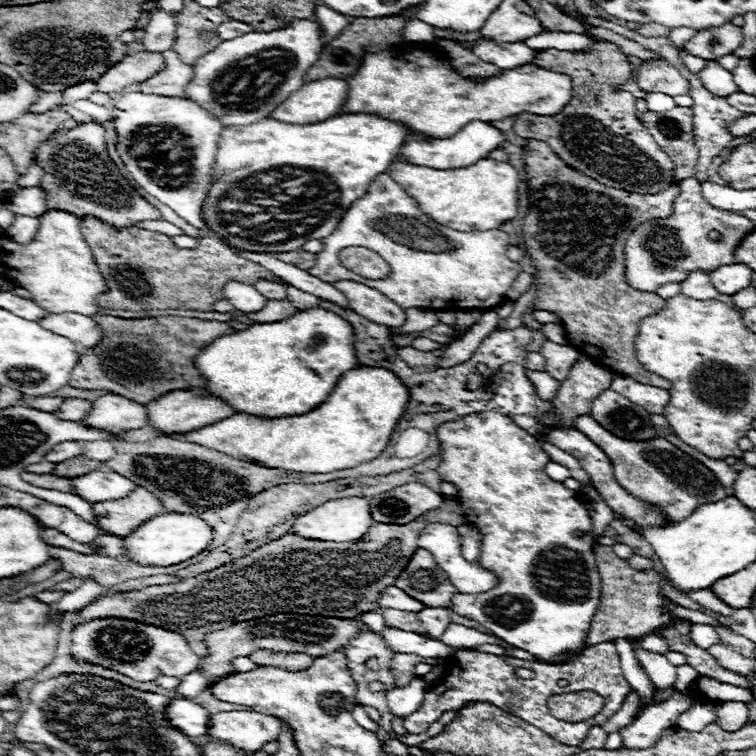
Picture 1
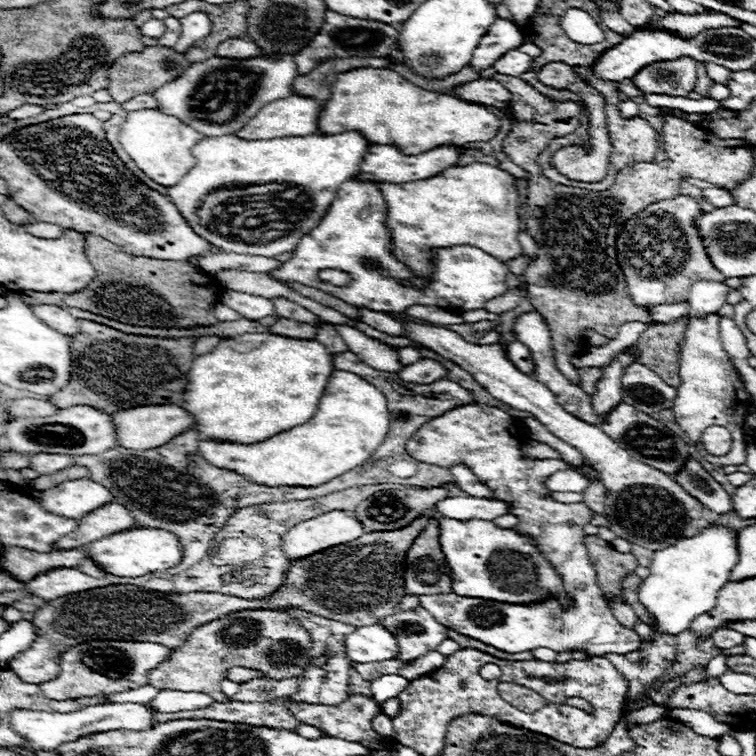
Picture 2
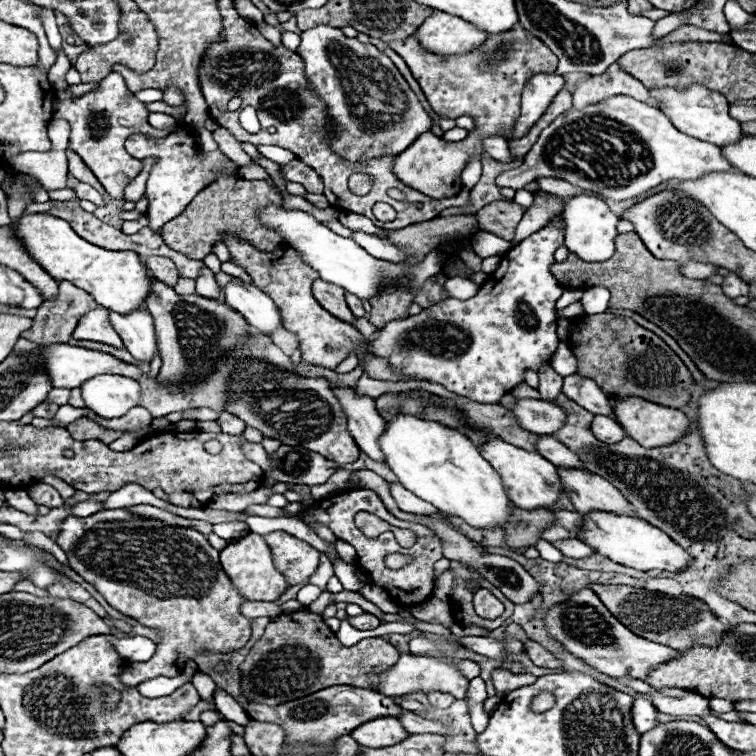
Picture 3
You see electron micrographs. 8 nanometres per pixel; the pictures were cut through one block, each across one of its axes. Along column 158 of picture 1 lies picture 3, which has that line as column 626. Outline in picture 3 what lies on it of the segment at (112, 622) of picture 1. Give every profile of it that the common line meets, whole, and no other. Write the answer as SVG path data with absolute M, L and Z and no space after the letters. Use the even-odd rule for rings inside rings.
M588 588L572 594L566 602L552 606L544 616L544 624L548 628L548 634L556 636L556 640L560 640L560 644L564 644L564 648L568 648L570 654L574 654L594 670L608 674L612 678L630 676L644 680L650 668L662 664L664 660L672 660L680 656L678 650L672 650L668 646L632 634L604 608L598 596Z

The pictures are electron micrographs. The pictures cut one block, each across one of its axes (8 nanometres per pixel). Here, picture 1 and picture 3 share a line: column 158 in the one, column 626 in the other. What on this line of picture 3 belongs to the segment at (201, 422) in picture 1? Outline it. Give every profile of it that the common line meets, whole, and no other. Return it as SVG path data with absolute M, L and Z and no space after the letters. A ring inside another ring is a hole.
M638 396L616 398L616 400L612 400L612 406L614 406L616 422L628 432L628 436L632 440L636 440L644 448L658 448L658 446L664 446L664 444L672 444L674 440L680 440L680 436L684 436L690 428L690 420L686 418L684 412L680 412L676 408L668 408L668 406L648 402L648 400L638 398Z

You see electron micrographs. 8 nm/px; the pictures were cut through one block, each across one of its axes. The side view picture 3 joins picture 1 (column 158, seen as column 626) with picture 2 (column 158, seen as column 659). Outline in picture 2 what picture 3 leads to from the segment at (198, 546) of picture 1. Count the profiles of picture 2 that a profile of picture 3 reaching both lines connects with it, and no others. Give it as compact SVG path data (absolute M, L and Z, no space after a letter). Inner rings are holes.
M130 528L124 532L116 532L108 538L98 540L96 544L88 546L88 552L96 564L100 564L106 572L116 576L144 576L156 570L166 570L182 560L182 544L180 540L166 530L160 528Z

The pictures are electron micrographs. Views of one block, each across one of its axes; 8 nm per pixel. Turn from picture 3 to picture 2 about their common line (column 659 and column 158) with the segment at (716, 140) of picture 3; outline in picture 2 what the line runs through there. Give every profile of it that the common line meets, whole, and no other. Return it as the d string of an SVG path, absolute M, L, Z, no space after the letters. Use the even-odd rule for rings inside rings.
M272 54L256 58L220 58L190 64L182 76L154 92L158 108L184 120L204 136L222 136L238 132L260 108L272 100L292 94L298 66L292 54Z

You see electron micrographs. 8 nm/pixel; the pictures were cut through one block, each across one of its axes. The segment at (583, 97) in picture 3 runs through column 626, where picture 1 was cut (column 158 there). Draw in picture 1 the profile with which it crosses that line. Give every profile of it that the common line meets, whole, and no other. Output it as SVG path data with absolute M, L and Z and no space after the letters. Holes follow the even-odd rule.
M174 50L164 52L166 68L156 76L142 82L144 94L160 94L160 96L184 96L184 88L194 76L194 68L184 64Z

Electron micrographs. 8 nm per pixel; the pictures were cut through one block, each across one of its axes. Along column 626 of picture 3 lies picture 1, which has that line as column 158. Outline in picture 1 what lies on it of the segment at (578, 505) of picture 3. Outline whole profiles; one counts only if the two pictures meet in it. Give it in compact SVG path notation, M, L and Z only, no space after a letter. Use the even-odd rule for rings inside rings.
M136 488L130 496L92 506L98 528L112 536L128 536L146 520L164 514L162 502L146 488Z

